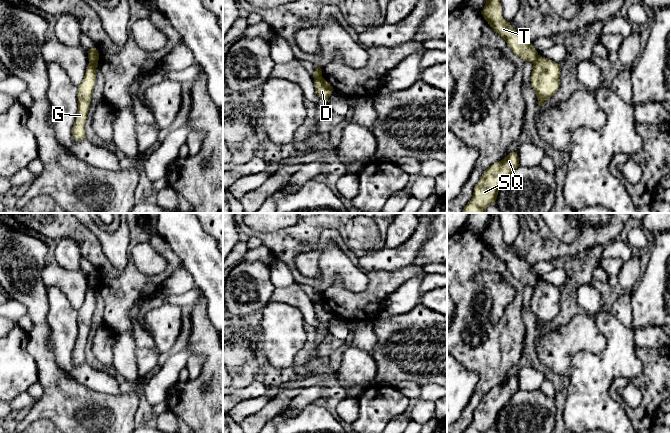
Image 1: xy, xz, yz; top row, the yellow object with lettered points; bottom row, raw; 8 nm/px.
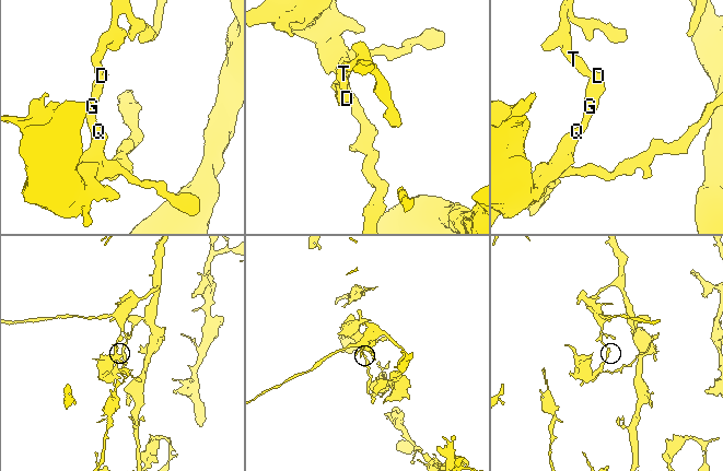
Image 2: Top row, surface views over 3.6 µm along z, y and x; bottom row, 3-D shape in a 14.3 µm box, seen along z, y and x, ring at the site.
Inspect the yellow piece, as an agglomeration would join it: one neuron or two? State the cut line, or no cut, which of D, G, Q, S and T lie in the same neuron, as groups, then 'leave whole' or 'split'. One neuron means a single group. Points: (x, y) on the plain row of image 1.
cut in xy along (90, 284), (97, 285); D G Q S / T; split

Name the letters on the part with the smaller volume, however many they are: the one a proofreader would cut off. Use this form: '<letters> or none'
D, G, Q, S

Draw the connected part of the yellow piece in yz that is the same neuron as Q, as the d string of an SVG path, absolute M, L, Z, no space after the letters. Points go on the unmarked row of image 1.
M517 376L509 377L504 383L488 391L475 409L473 421L464 433L486 433L489 429L495 429L500 412L518 391Z

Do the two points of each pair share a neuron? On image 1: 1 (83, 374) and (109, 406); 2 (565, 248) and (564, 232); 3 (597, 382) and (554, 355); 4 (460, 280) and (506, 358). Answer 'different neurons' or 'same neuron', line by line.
1: different neurons
2: different neurons
3: different neurons
4: same neuron

